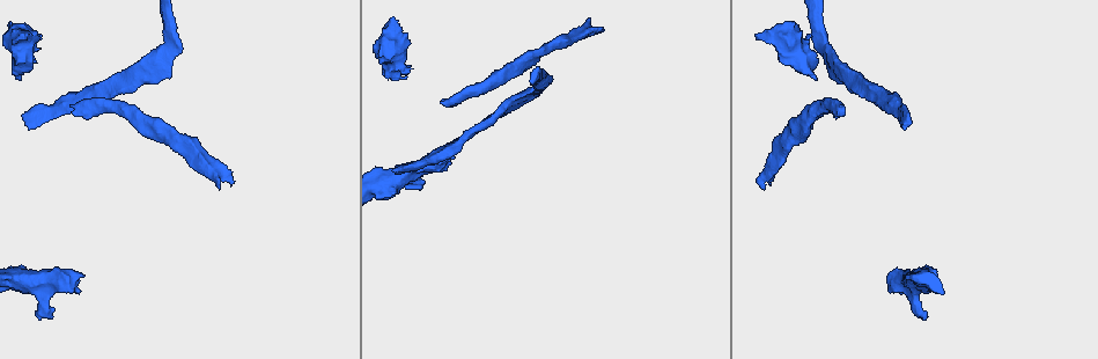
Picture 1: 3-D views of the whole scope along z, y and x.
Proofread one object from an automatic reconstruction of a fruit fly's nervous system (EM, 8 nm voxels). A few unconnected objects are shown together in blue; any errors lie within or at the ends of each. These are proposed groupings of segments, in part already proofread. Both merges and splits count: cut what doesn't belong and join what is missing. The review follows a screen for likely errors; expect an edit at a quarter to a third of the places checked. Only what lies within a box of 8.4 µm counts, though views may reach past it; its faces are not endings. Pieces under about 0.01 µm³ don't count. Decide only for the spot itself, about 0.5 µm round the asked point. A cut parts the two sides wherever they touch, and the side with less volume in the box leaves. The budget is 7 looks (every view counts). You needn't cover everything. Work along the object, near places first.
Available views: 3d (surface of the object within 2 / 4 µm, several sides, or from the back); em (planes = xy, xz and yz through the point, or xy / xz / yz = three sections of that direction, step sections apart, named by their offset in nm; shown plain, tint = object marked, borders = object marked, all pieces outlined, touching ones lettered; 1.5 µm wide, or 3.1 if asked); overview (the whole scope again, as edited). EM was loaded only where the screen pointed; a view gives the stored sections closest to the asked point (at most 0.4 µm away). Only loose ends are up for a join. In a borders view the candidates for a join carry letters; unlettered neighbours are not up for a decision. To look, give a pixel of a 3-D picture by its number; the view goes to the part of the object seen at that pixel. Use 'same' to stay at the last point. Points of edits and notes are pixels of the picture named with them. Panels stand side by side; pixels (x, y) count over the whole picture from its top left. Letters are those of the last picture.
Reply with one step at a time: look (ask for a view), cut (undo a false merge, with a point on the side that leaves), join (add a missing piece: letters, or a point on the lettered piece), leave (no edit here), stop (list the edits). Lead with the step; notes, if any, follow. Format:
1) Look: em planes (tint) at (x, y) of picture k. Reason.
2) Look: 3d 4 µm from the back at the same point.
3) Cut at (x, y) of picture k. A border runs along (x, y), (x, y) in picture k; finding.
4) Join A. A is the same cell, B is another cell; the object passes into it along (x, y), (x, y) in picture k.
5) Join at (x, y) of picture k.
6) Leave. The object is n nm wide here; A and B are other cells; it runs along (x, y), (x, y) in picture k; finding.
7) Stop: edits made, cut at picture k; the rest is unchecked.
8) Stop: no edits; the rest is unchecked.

Look: em planes (borders) at (910, 124) of picture 1. An open end.

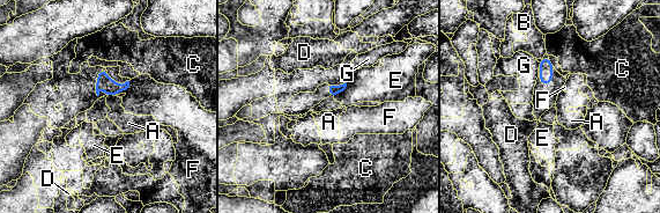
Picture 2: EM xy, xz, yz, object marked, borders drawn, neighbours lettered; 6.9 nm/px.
Leave. The longest contact is with F, 140 nm; A, B, C, D, E, F and G are other cells; no lettered piece goes on from it.

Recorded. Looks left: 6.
Look: em xy step 8 (tint) at (925, 319) of picture 1. Free end.

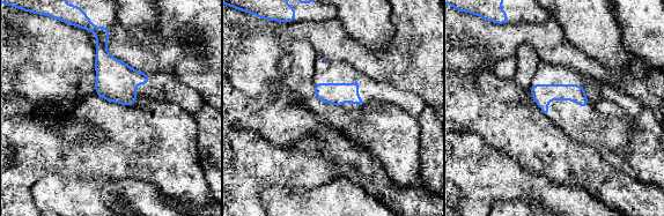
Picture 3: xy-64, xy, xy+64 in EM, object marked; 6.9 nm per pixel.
Look: em xy step 8 (borders) at the same point. What lies round it.

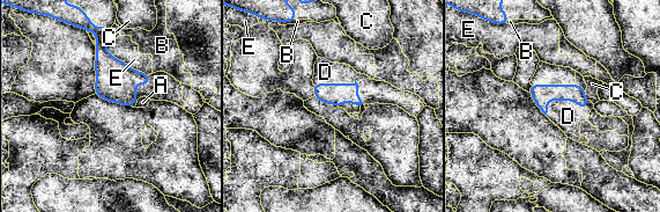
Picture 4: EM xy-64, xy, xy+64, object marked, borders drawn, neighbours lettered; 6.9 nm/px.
Join D. The longest contact is with E, 380 nm; D is the same cell, A, B, C and E are other cells; the cell continues.

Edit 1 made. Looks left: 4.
Look: 3d 4 µm at (158, 81) of picture 1. Free end.

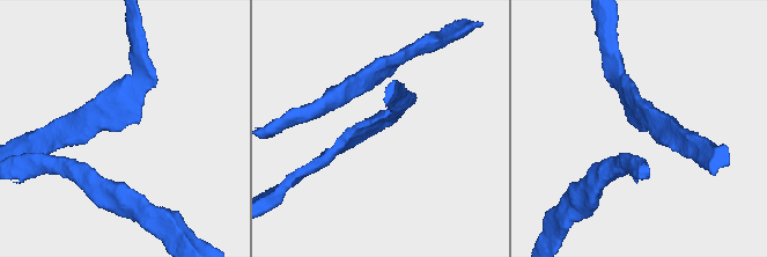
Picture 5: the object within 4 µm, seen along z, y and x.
Look: em planes (borders) at (380, 127) of picture 5.

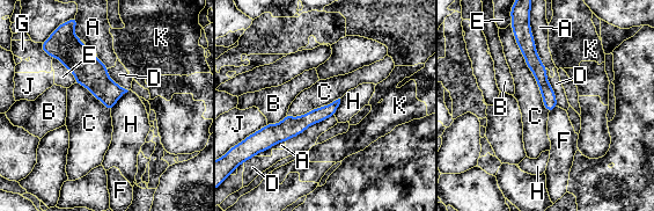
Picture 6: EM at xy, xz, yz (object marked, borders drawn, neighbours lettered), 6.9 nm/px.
Leave. A, B, C, D, E, F, G, H, J and K are other cells; it runs along (523, 33), (548, 93), (550, 107) in picture 6; no lettered piece goes on from it.

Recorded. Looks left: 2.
Stop: edits made, join at picture 4; the rest is unchecked.

